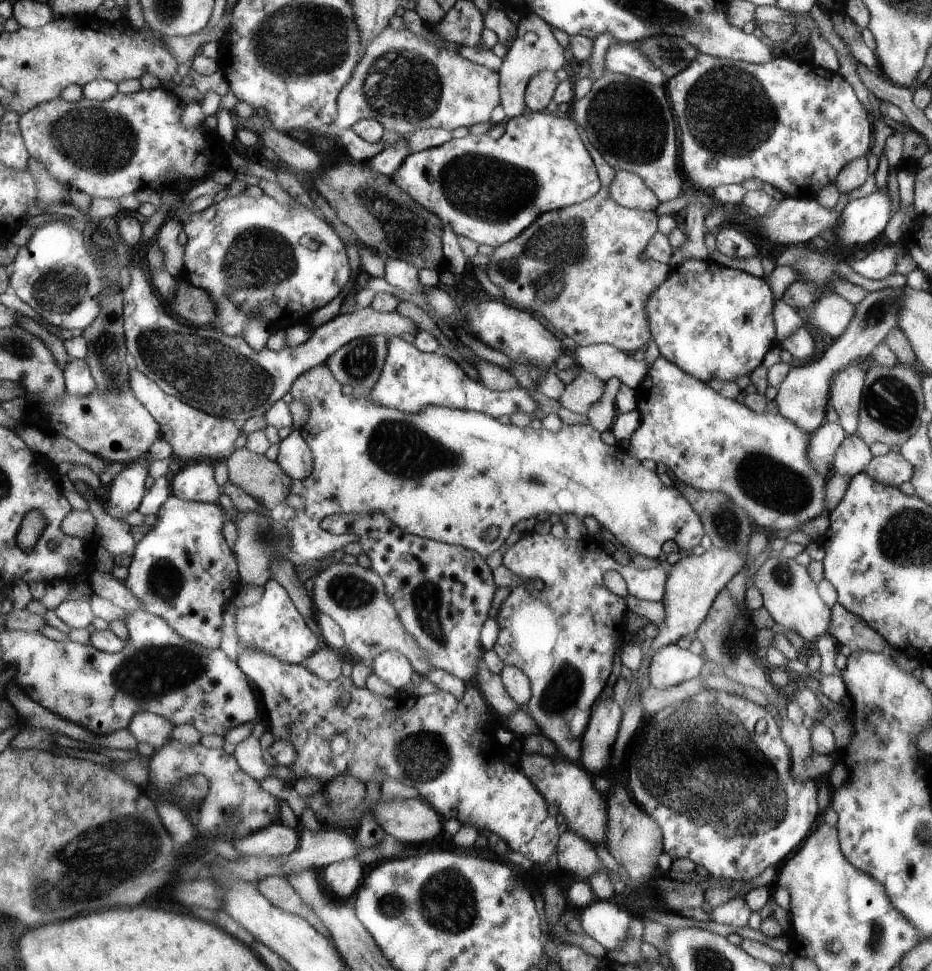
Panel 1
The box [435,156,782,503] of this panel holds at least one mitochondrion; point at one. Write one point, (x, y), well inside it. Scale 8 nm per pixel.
(546, 261)

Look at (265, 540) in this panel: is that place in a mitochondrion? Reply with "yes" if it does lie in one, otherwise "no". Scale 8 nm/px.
yes

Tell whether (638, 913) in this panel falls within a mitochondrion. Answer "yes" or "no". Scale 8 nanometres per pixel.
no

